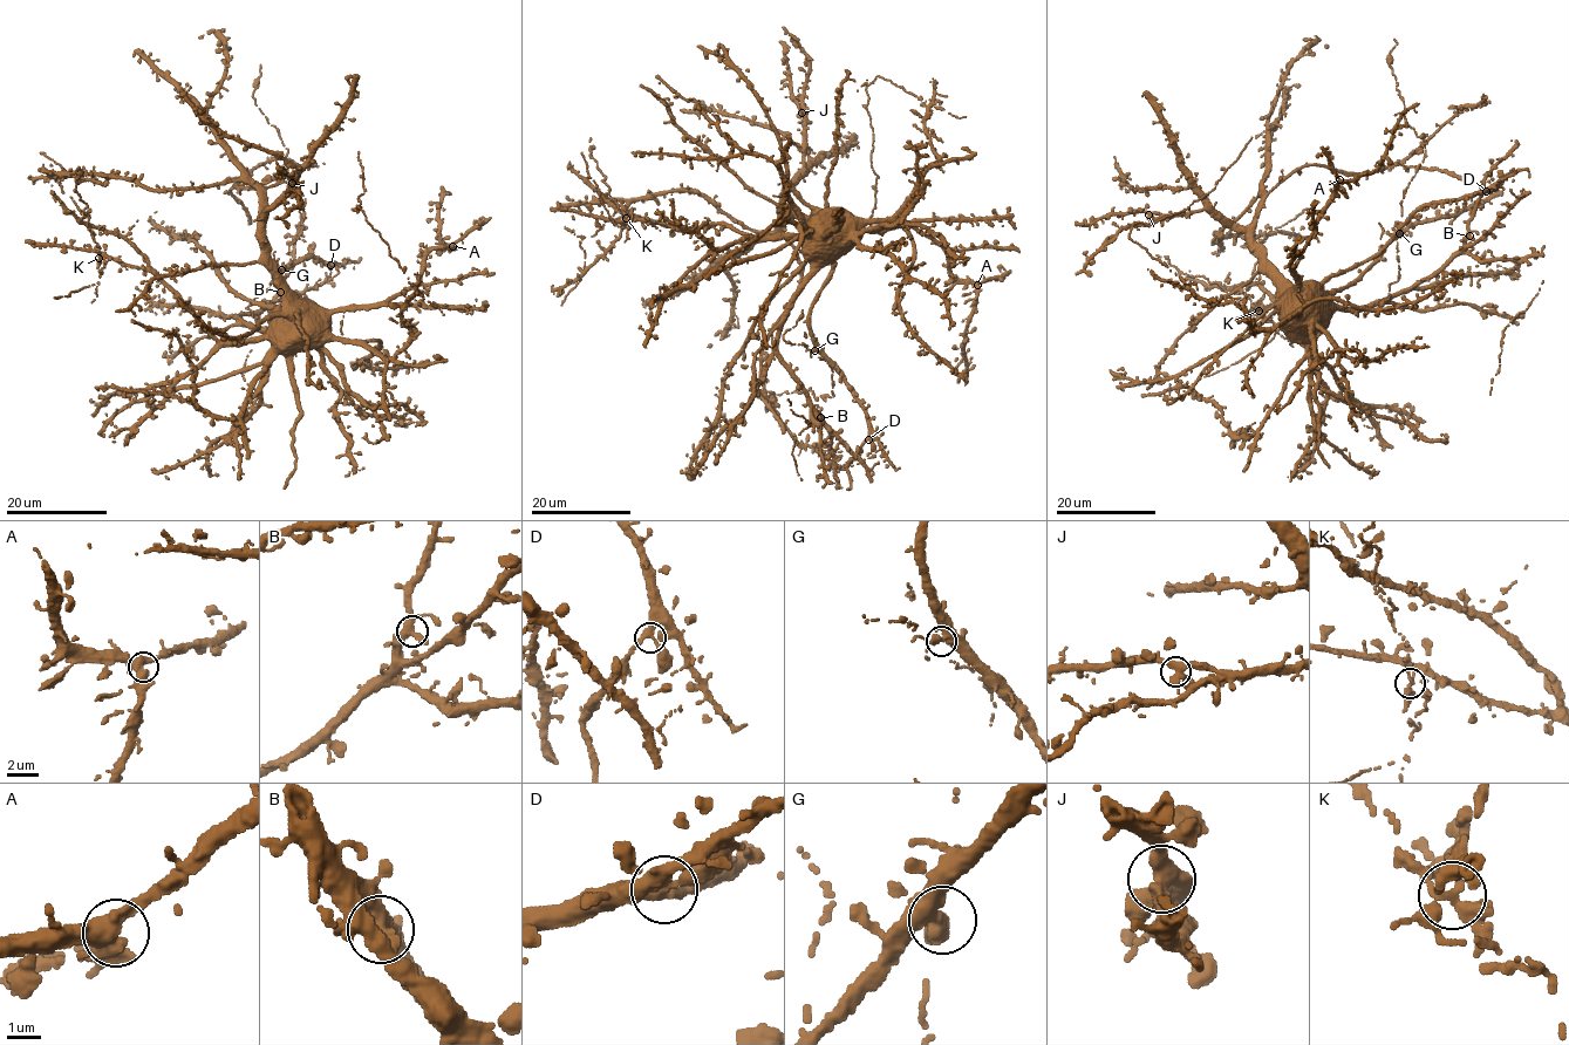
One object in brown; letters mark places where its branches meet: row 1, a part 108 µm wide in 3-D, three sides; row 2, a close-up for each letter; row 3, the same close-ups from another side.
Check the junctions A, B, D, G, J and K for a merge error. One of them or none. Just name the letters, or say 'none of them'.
K

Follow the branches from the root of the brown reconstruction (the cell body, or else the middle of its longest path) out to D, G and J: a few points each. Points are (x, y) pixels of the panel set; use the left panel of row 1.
D: (299, 327), (288, 301), (298, 304), (299, 299), (281, 292), (275, 278), (308, 255), (331, 265)
G: (299, 327), (288, 301), (298, 304), (299, 299), (277, 287), (275, 278), (281, 270)
J: (299, 327), (291, 305), (291, 289), (268, 254), (264, 224), (268, 210), (294, 189), (292, 183)

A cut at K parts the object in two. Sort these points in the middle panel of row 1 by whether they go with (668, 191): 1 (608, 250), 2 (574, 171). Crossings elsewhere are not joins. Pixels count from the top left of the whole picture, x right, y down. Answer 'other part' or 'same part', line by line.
1: same part
2: same part

